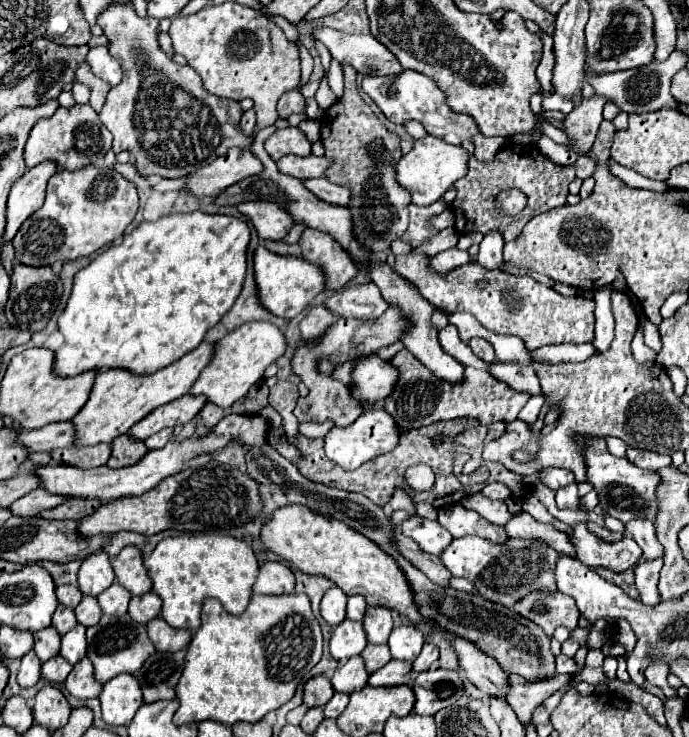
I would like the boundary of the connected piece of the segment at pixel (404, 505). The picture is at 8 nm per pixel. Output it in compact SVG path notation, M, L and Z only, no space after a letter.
M397 488L395 492L393 492L393 498L391 498L391 502L389 502L389 506L393 508L393 510L407 510L407 512L415 512L415 500L403 490L403 488Z

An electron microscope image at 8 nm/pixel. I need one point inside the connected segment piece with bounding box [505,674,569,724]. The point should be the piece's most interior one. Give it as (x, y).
(523, 696)

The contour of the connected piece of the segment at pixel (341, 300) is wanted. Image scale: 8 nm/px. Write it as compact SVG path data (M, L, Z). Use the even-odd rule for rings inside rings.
M367 282L359 286L347 286L335 292L329 300L325 300L325 306L335 314L341 314L343 318L369 320L379 318L389 304L381 298L377 286L373 282Z

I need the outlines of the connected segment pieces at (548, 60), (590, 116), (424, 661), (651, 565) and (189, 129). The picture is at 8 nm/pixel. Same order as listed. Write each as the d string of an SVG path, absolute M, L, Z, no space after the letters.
M543 36L543 56L541 62L536 69L536 76L542 86L542 94L547 94L552 86L553 64L555 64L555 56L553 56L553 38L551 36Z
M593 96L583 98L583 102L565 116L563 120L563 132L569 138L567 148L577 152L579 156L587 156L591 152L591 146L595 142L599 122L603 120L603 106L607 98Z
M425 642L423 644L423 650L421 650L421 654L413 660L413 670L415 672L423 672L423 670L429 670L435 662L437 662L437 658L439 658L439 648L435 646L435 644L429 644L429 642Z
M663 557L653 561L644 561L635 569L635 585L639 590L640 600L649 606L661 602L658 592L658 581L663 566Z
M133 6L107 8L97 24L109 38L109 54L123 68L123 82L109 90L101 122L113 134L113 152L129 150L141 174L181 178L223 156L229 148L249 148L253 138L239 130L241 106L205 92L201 78L175 64L157 44L157 18L139 18Z

